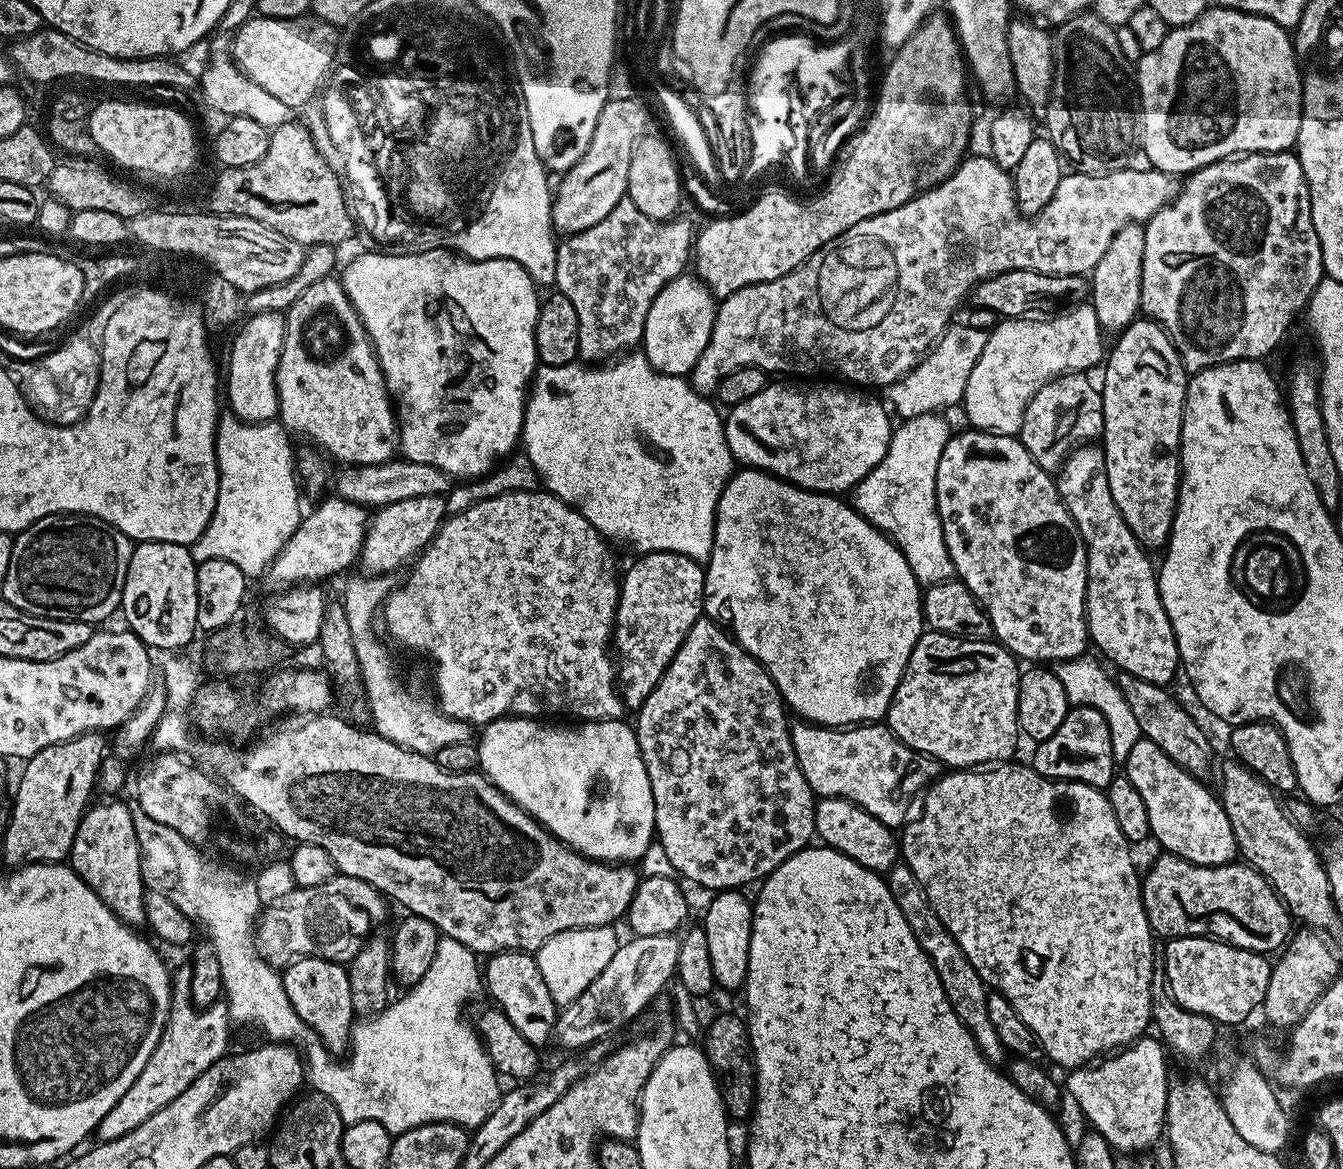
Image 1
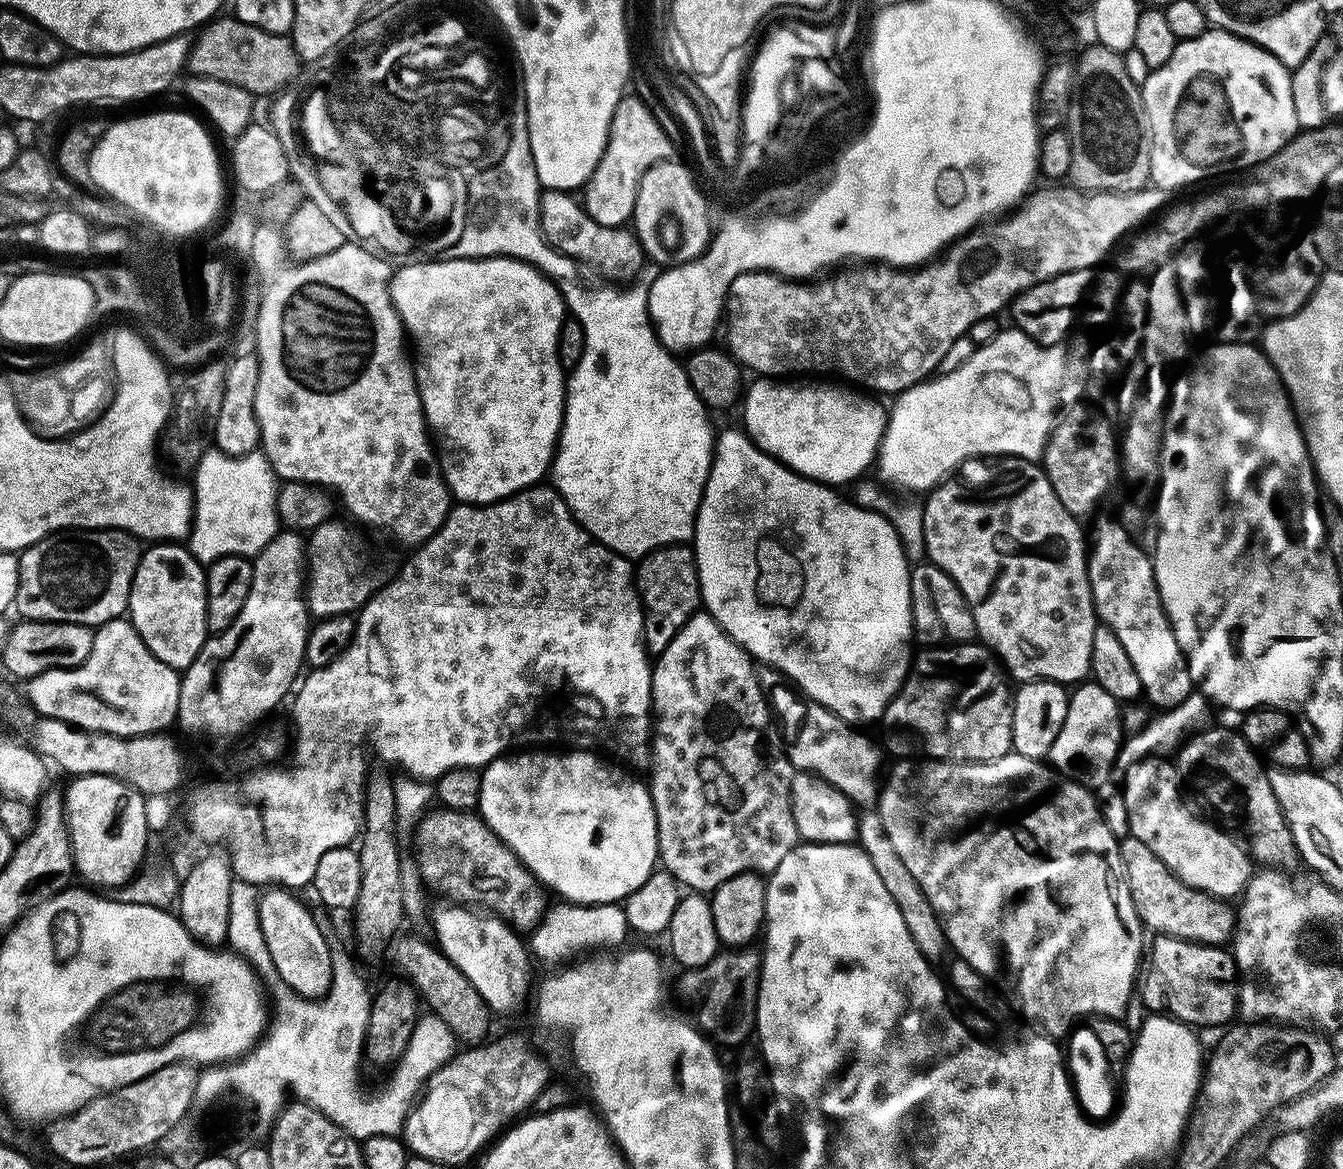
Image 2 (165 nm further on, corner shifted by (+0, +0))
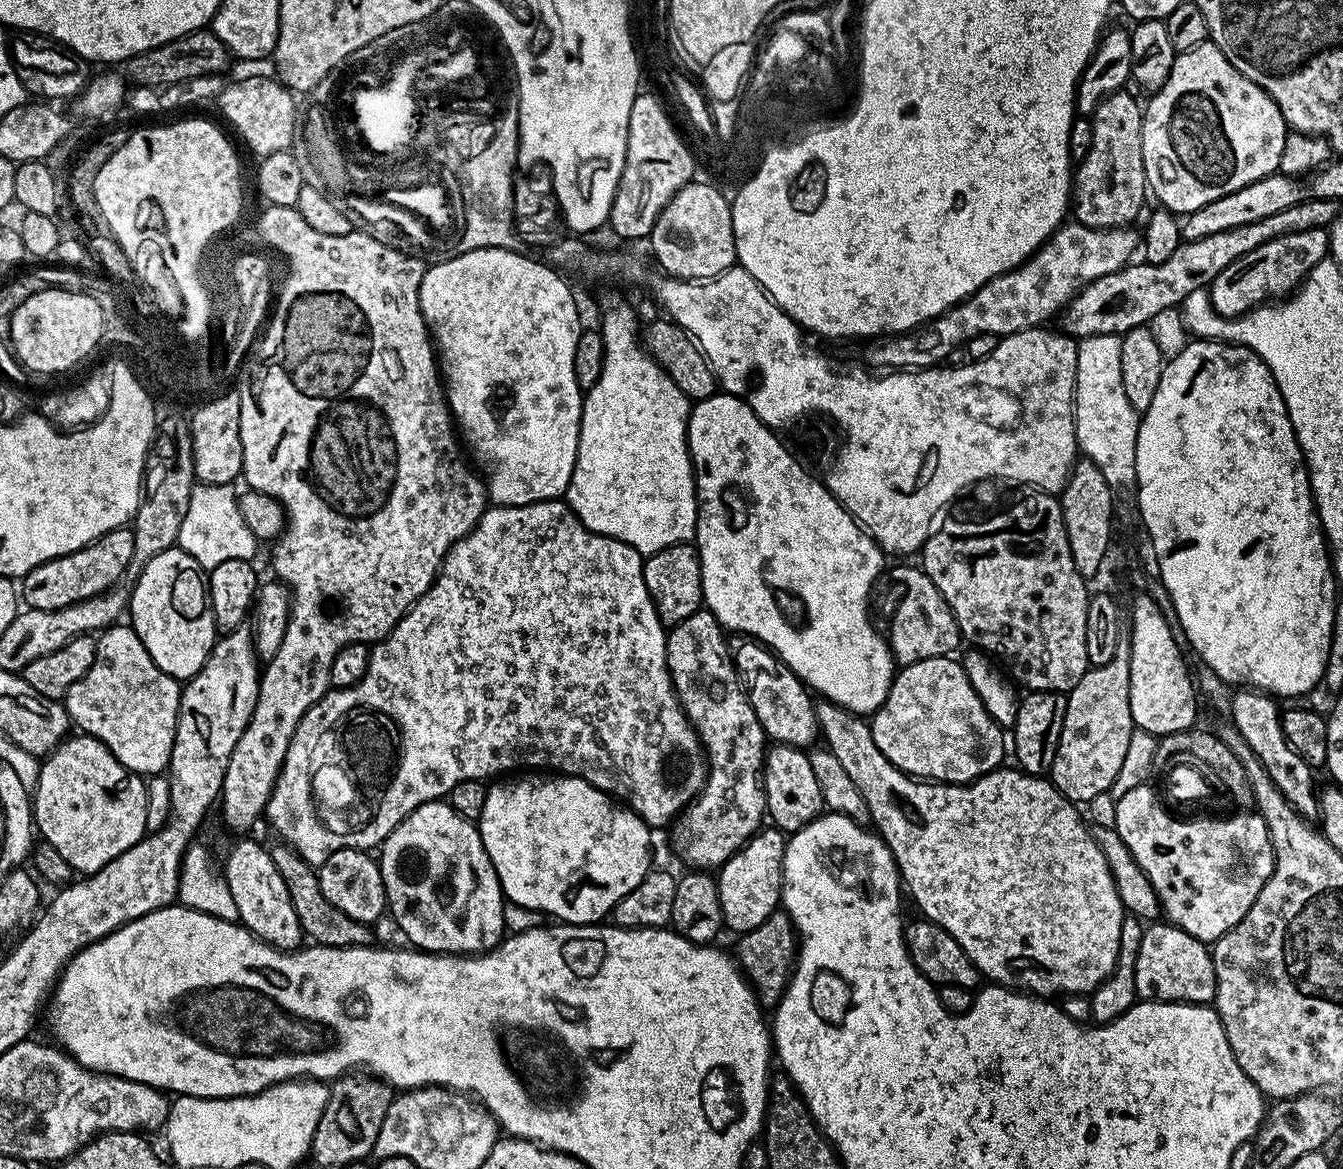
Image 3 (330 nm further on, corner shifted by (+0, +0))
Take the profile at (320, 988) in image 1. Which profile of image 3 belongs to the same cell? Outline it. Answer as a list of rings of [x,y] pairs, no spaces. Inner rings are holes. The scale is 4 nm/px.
[[[240,838],[228,852],[222,864],[222,875],[230,886],[230,895],[238,905],[239,923],[252,935],[264,941],[272,948],[282,952],[291,952],[301,947],[305,933],[299,924],[298,914],[294,910],[294,902],[290,902],[290,890],[286,890],[286,882],[282,882],[282,874],[278,874],[278,866],[274,866],[274,858],[267,847],[263,848],[252,838]]]

